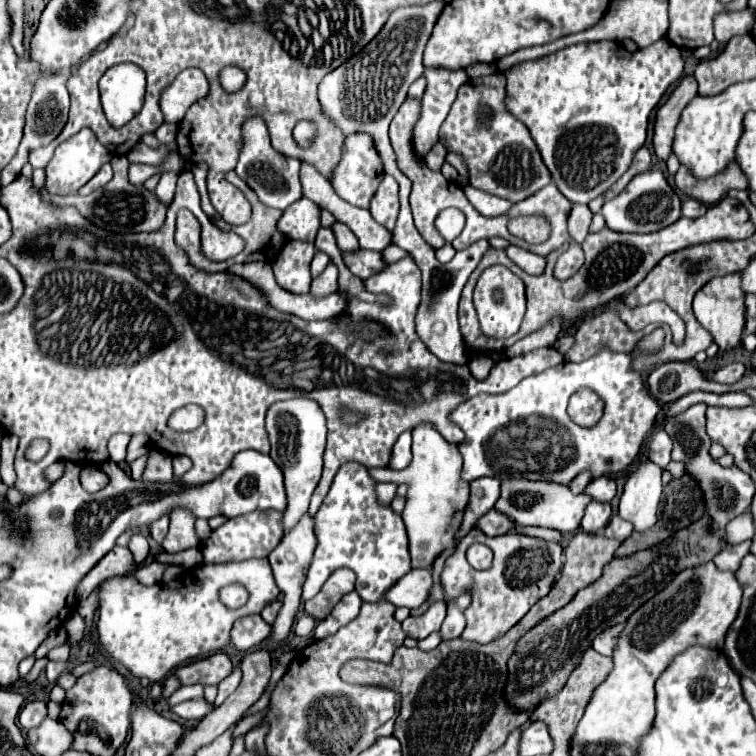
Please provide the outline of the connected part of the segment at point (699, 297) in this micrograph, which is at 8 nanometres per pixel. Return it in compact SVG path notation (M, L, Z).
M732 272L726 276L712 278L694 298L694 314L696 320L714 336L714 342L720 346L722 352L732 352L740 346L742 332L744 332L744 290L740 286L740 272Z

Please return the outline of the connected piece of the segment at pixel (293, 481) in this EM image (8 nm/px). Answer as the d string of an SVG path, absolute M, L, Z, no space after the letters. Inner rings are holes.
M292 398L292 400L276 402L270 406L266 414L266 430L268 430L270 442L278 442L278 446L272 446L270 456L274 458L274 462L280 466L284 474L288 506L282 516L282 526L284 526L284 532L288 532L306 514L310 496L320 480L322 454L326 446L326 418L314 400Z

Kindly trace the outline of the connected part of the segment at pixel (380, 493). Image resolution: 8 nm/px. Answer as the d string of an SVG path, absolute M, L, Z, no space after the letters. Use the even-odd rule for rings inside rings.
M378 482L376 484L376 498L378 498L378 504L380 506L390 506L394 494L396 494L396 484L390 484L390 482Z

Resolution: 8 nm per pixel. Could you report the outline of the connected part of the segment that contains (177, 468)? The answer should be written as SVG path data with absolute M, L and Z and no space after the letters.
M178 454L178 456L174 455L172 466L174 466L174 476L182 478L192 468L192 460L188 456L182 456L182 454Z

